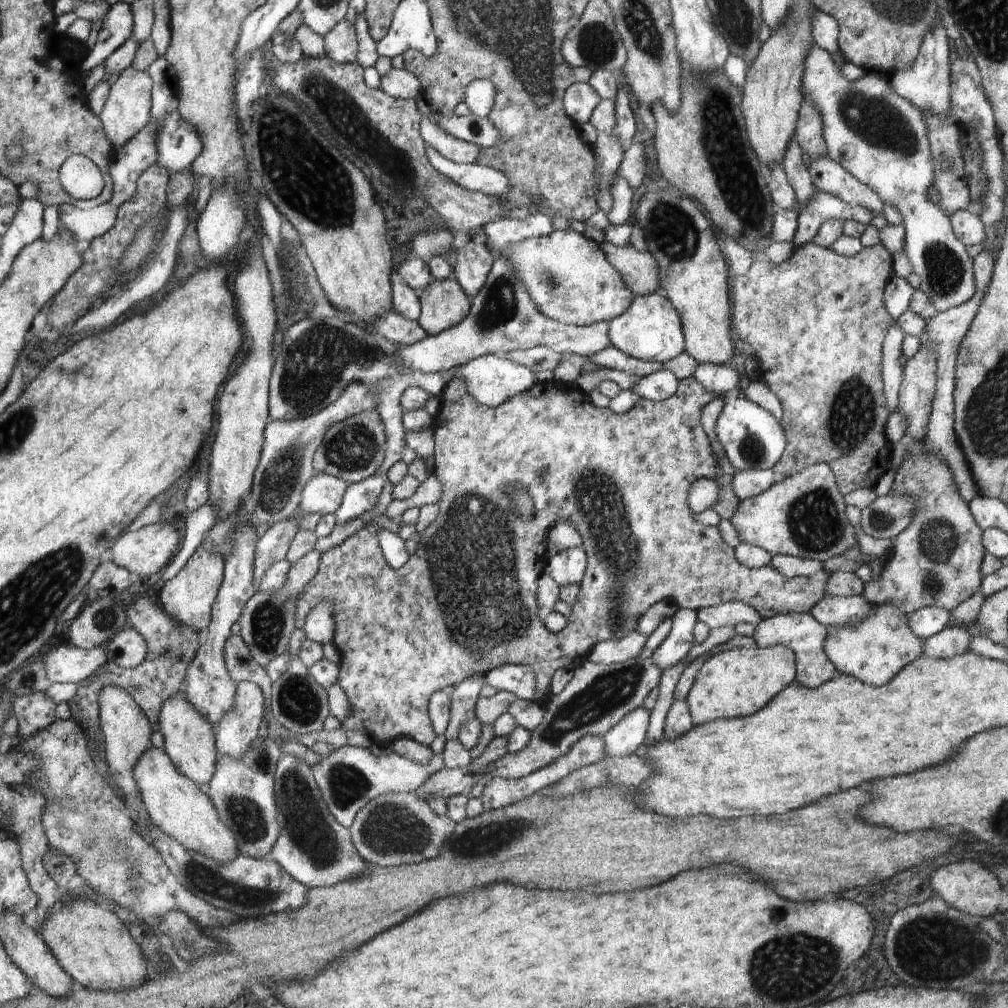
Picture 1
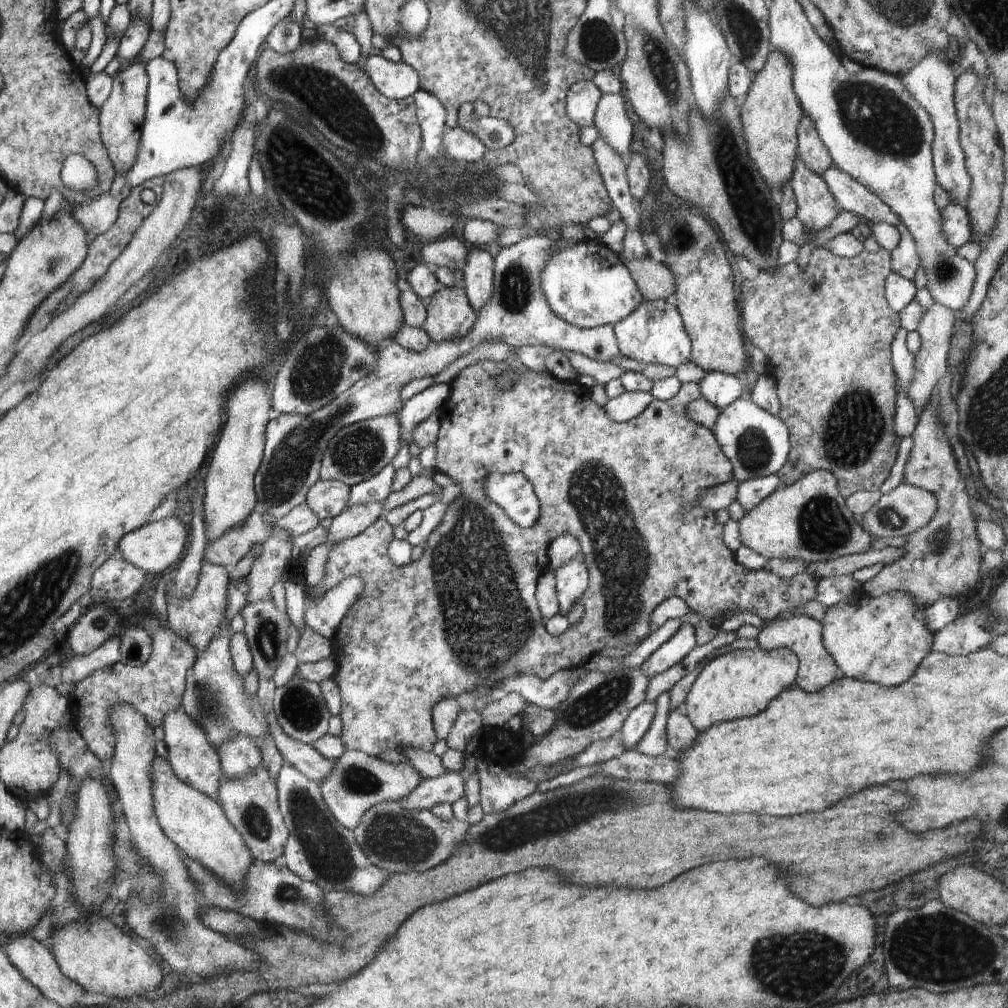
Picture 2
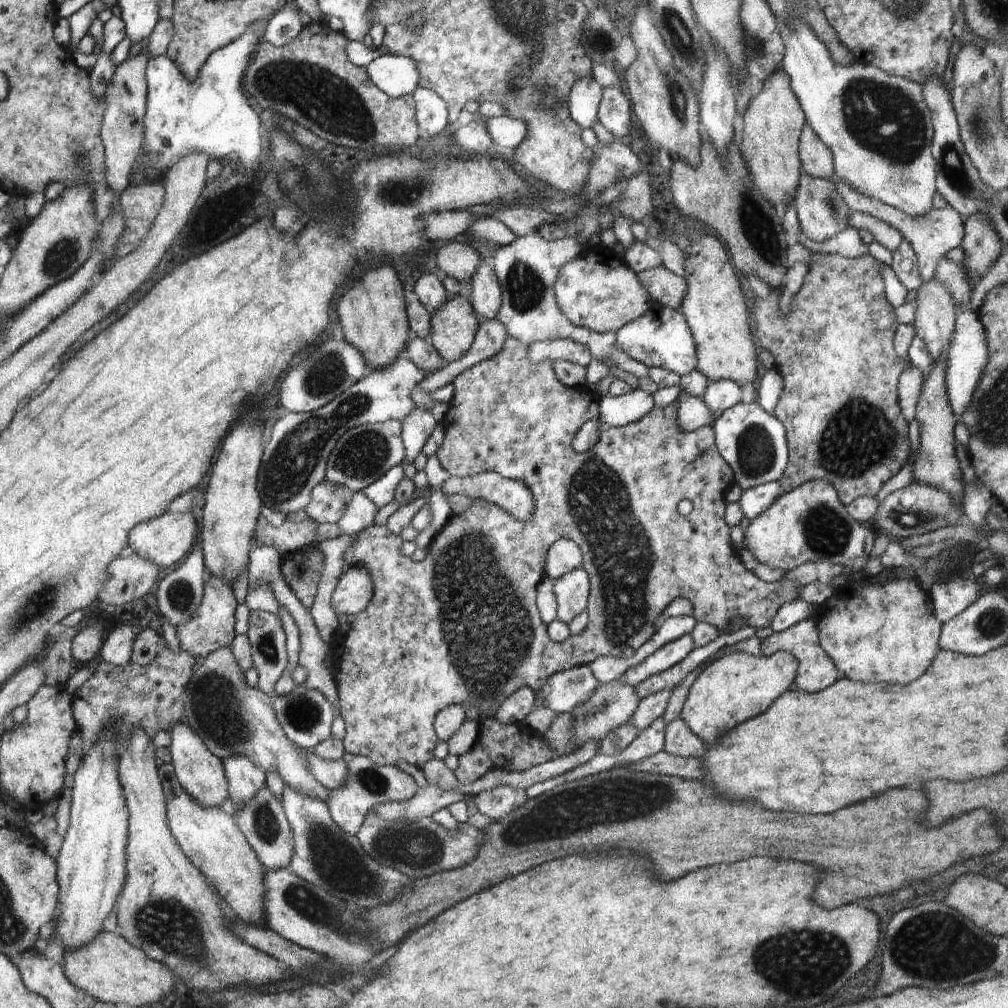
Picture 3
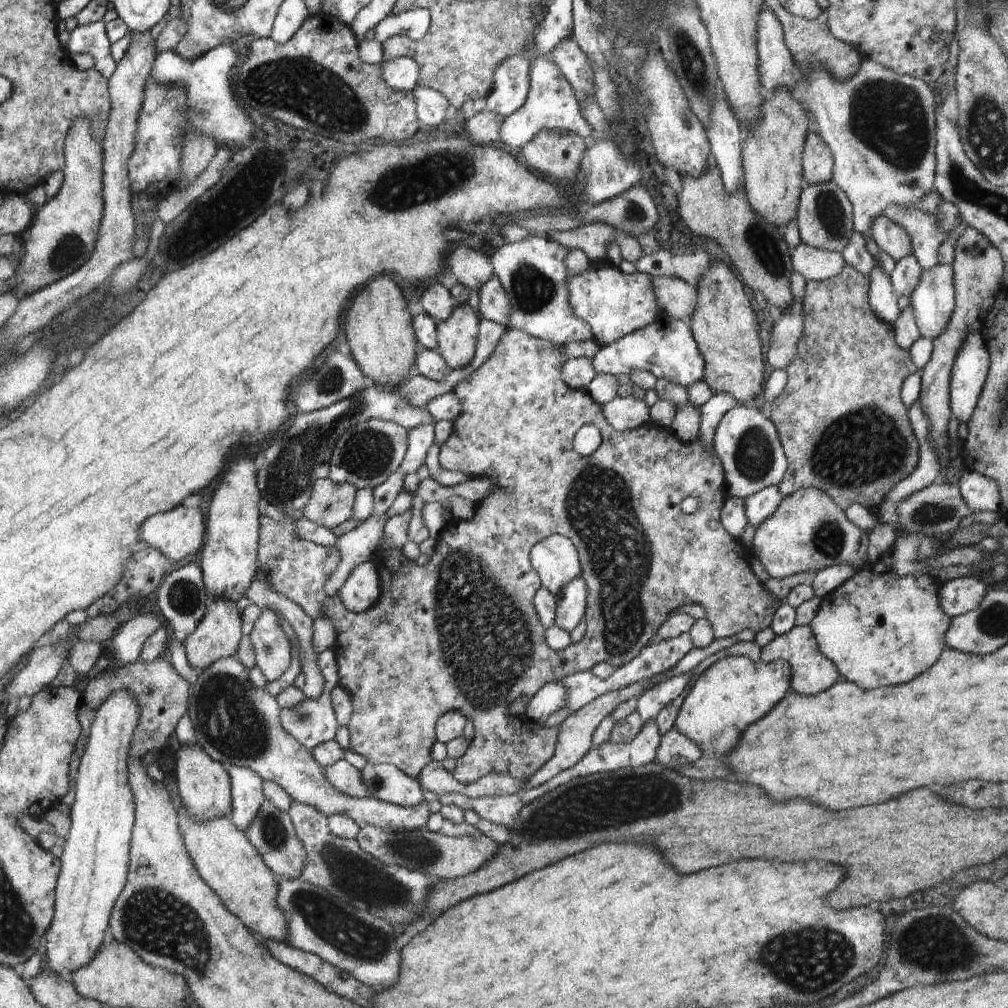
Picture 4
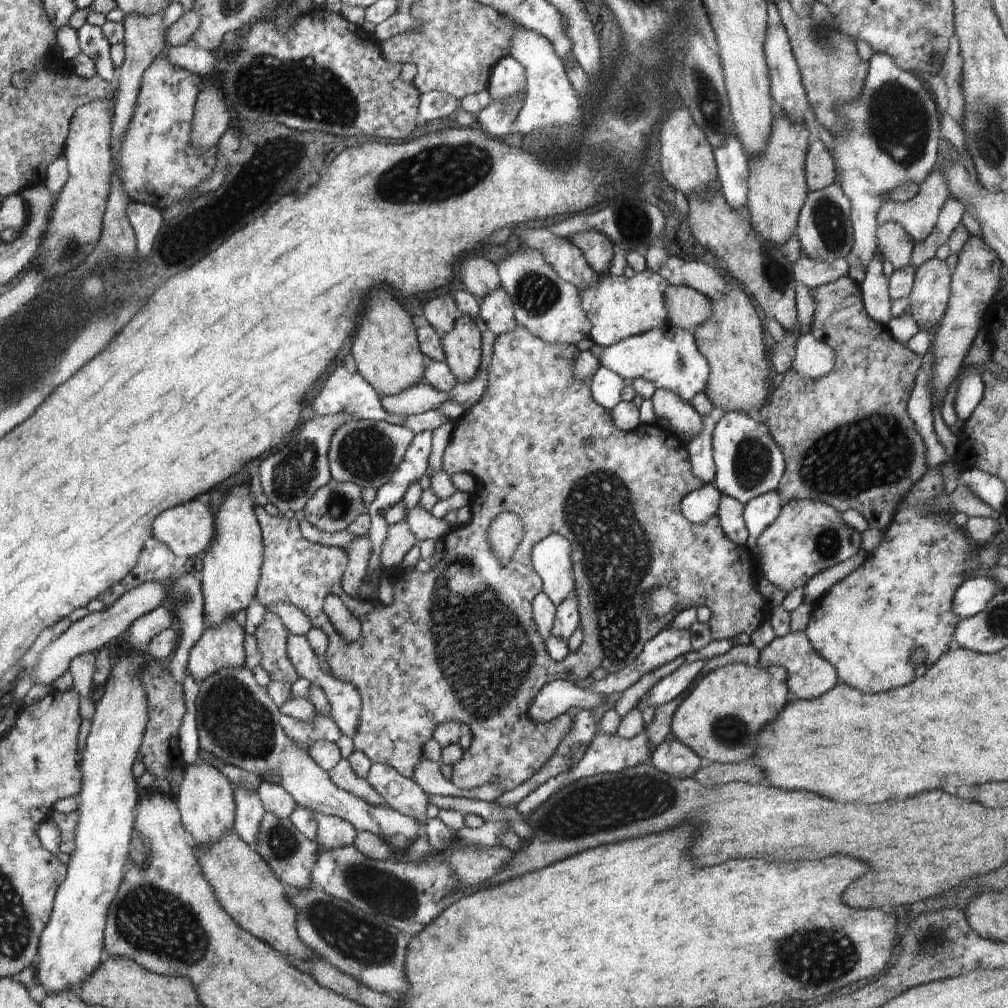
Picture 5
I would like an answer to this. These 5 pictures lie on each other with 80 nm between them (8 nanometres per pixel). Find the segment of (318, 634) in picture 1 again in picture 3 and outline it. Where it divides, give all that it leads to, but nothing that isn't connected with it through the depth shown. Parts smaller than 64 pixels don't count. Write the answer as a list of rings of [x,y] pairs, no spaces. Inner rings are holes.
[[[365,566],[346,568],[333,592],[331,607],[338,619],[363,611],[373,595],[373,582]]]

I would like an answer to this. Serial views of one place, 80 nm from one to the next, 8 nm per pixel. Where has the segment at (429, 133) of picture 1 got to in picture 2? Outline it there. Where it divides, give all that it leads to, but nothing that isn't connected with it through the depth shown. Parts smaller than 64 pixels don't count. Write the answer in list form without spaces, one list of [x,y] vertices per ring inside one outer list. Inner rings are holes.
[[[455,127],[441,138],[441,146],[446,157],[458,162],[468,162],[468,165],[478,165],[481,162],[486,145],[464,127]]]

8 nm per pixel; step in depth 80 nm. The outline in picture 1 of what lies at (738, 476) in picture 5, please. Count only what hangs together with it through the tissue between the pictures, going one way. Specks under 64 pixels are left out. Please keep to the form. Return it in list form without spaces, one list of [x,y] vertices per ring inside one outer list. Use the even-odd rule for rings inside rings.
[[[742,392],[726,395],[723,403],[724,408],[715,425],[716,438],[722,445],[726,458],[734,467],[735,474],[743,470],[772,470],[773,466],[782,458],[786,448],[785,432],[782,425],[767,410],[742,396]]]

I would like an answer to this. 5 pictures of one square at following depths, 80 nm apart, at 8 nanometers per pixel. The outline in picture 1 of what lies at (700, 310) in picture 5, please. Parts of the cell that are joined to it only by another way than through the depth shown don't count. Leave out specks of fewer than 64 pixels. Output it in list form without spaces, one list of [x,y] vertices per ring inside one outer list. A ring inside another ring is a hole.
[[[610,241],[599,245],[636,297],[652,294],[661,287],[659,266],[648,251],[639,251],[632,246],[619,247]]]

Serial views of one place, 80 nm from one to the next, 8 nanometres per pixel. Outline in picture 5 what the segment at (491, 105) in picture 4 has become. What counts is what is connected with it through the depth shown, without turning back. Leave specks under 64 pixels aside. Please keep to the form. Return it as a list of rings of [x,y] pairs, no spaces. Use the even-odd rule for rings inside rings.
[[[513,56],[501,58],[490,71],[488,88],[492,101],[516,99],[517,94],[527,94],[526,69]]]

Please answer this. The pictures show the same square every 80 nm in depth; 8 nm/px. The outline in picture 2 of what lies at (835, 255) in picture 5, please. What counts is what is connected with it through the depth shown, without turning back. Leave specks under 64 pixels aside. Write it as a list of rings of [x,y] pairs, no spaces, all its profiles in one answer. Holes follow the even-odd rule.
[[[797,156],[789,185],[793,188],[797,202],[797,213],[795,214],[797,219],[808,231],[814,234],[826,231],[842,210],[834,198],[834,195],[830,192],[827,182],[820,175],[814,174],[814,172],[804,164],[804,161]]]

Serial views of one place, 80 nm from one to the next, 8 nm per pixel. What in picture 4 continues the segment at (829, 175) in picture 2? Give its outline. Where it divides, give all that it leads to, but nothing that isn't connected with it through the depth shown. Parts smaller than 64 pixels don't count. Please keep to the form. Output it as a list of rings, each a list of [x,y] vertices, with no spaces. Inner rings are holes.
[[[888,205],[881,216],[896,221],[908,233],[911,240],[911,253],[920,264],[922,270],[928,270],[938,264],[938,251],[948,234],[939,230],[937,219],[918,210],[908,210]]]

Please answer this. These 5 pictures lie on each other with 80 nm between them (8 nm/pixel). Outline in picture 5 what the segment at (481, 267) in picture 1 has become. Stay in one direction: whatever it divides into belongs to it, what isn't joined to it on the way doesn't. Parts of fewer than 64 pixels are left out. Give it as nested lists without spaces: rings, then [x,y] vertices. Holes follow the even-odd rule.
[[[503,287],[492,291],[479,305],[479,316],[497,337],[505,335],[518,326],[513,313],[512,299]]]

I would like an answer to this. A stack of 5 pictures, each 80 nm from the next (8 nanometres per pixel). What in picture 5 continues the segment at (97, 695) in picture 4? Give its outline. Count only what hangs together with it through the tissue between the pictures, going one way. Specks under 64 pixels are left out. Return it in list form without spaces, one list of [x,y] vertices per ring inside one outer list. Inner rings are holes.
[[[146,669],[141,670],[141,681],[149,700],[149,722],[138,749],[137,761],[142,762],[145,769],[154,776],[154,781],[147,786],[147,790],[172,797],[176,802],[185,769],[178,742],[180,725],[186,714],[185,690],[172,675],[166,678],[150,676]]]

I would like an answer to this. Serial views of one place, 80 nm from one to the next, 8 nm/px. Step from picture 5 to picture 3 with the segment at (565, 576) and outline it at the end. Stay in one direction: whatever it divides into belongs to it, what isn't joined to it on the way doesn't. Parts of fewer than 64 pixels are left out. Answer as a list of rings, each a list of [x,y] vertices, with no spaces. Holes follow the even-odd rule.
[[[558,539],[545,554],[544,576],[553,583],[565,574],[581,566],[583,556],[580,547],[570,539]]]

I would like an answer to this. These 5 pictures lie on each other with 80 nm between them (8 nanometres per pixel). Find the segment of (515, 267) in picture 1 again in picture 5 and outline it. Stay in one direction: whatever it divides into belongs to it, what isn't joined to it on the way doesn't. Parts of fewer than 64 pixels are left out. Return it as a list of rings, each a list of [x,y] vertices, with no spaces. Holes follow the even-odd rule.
[[[646,269],[632,278],[624,275],[612,277],[610,274],[600,276],[599,282],[592,287],[578,289],[582,308],[591,322],[588,338],[593,343],[606,348],[628,337],[646,334],[670,324],[664,300],[665,290],[670,284],[658,273]]]

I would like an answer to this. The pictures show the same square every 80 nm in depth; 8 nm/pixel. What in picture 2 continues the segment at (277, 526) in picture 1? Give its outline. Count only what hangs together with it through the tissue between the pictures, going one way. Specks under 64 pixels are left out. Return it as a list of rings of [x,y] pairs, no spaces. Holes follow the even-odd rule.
[[[274,527],[273,535],[262,544],[262,554],[247,577],[247,604],[272,599],[272,588],[282,580],[291,559],[292,533]]]

